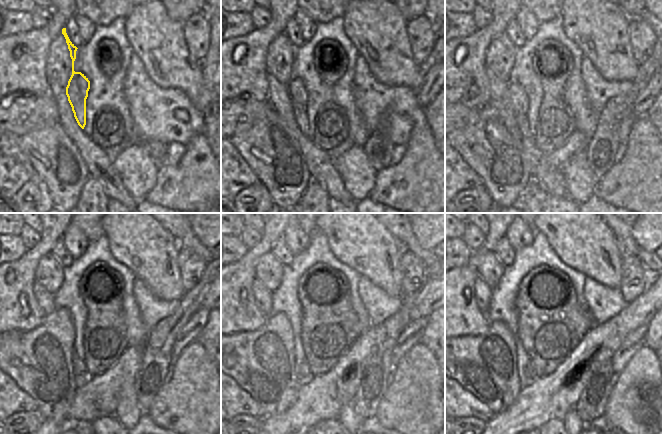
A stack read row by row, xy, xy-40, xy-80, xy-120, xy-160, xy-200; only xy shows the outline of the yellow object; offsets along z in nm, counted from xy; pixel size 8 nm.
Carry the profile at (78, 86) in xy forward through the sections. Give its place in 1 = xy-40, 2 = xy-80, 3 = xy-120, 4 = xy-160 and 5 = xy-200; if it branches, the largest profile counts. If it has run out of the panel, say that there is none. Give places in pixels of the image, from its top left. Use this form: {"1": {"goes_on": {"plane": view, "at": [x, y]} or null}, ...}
{"1": {"goes_on": {"plane": "xy-40", "at": [296, 88]}}, "2": {"goes_on": {"plane": "xy-80", "at": [519, 98]}}, "3": {"goes_on": {"plane": "xy-120", "at": [61, 317]}}, "4": {"goes_on": {"plane": "xy-160", "at": [282, 320]}}, "5": {"goes_on": {"plane": "xy-200", "at": [529, 371]}}}

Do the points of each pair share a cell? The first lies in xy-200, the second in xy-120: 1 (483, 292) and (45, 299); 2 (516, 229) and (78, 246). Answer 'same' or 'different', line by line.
1: same
2: same

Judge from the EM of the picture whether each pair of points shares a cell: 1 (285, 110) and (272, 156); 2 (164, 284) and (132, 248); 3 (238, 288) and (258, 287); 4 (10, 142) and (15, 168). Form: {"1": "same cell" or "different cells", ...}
{"1": "different cells", "2": "same cell", "3": "different cells", "4": "same cell"}

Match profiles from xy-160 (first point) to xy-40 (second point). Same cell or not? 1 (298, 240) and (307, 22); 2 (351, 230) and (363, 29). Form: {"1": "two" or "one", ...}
{"1": "one", "2": "one"}

